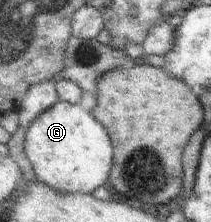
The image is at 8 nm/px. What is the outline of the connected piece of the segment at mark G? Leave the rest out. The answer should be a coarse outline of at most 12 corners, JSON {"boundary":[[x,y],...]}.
{"boundary":[[59,101],[24,140],[37,181],[92,194],[111,171],[109,132]]}

